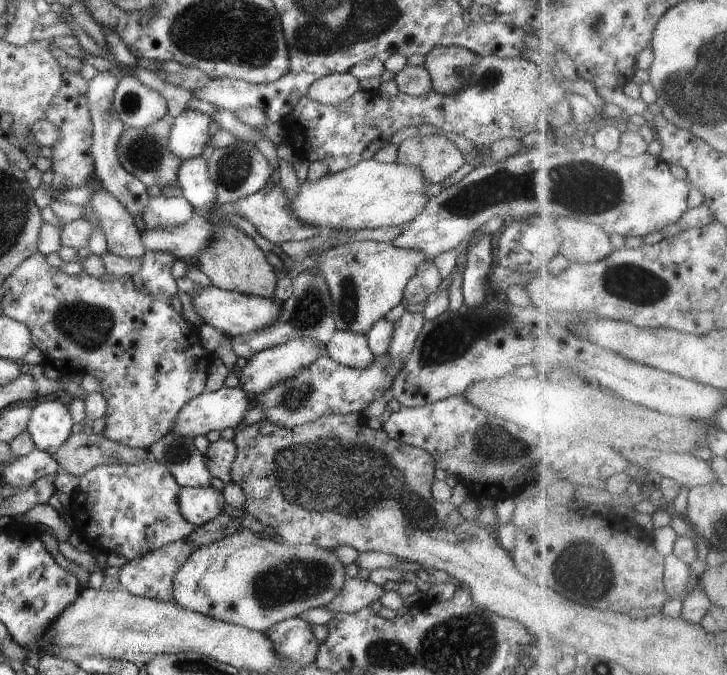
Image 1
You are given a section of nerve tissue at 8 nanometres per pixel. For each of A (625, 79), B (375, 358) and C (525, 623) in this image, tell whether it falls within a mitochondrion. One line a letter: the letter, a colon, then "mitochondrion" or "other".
A: other
B: other
C: other

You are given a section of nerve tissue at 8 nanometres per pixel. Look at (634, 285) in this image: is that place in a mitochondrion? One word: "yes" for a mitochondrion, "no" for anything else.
yes

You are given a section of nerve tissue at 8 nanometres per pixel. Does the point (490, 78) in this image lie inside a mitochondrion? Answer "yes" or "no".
yes

